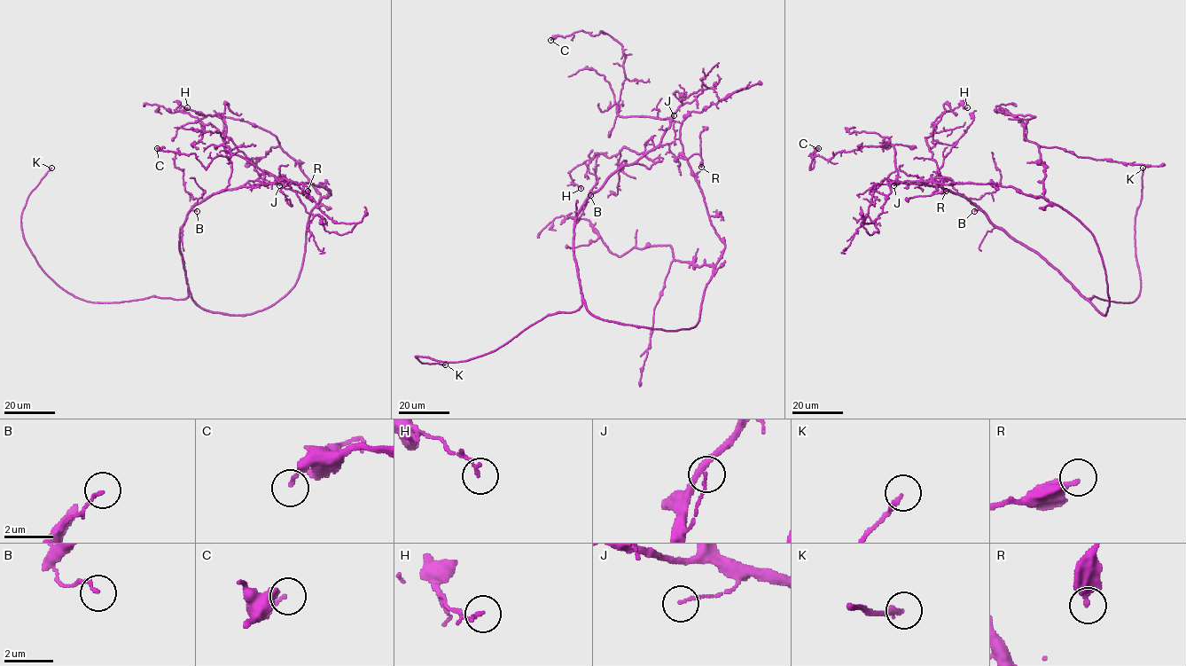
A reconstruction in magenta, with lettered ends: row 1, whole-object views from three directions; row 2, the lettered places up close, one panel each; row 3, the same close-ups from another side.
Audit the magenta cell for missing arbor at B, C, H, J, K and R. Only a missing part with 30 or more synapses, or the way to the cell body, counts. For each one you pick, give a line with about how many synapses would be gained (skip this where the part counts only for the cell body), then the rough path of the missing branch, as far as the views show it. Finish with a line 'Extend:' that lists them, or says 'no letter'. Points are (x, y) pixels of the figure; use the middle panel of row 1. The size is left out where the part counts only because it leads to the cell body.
K: missing branch runs (445, 364), (496, 365), (512, 358), (531, 357)
Extend: K

